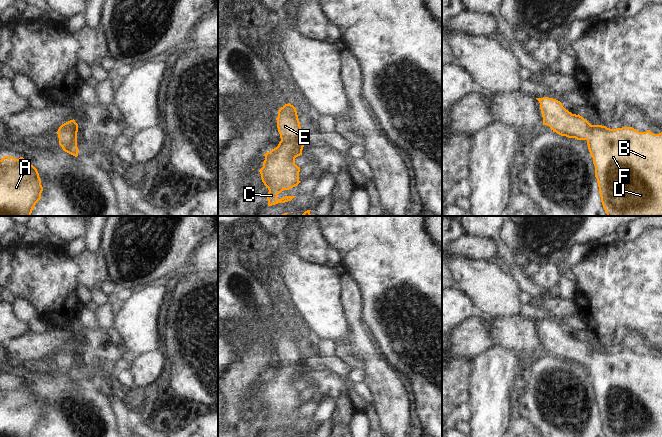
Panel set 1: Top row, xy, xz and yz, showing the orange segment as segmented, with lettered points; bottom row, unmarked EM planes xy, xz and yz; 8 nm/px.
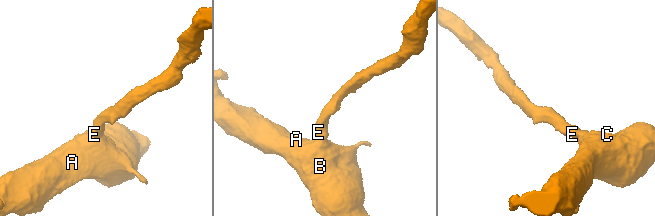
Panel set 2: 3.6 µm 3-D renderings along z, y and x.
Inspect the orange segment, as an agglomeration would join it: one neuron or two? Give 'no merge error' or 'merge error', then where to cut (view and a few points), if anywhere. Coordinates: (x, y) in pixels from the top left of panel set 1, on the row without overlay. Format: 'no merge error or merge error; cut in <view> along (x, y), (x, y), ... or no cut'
no merge error; no cut

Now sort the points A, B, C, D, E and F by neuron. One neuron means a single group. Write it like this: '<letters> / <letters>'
A B C D E F

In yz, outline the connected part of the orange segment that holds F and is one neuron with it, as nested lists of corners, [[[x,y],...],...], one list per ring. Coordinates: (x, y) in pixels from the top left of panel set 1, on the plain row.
[[[536,323],[540,327],[543,349],[549,350],[561,360],[587,365],[605,437],[662,437],[662,356],[654,358],[650,354],[639,356],[633,351],[610,353],[602,349],[591,349],[579,338],[566,334],[556,323]]]

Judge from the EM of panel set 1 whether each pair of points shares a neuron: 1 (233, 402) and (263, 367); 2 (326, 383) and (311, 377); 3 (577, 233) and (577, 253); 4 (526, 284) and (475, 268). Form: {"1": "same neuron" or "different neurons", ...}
{"1": "same neuron", "2": "same neuron", "3": "different neurons", "4": "different neurons"}

